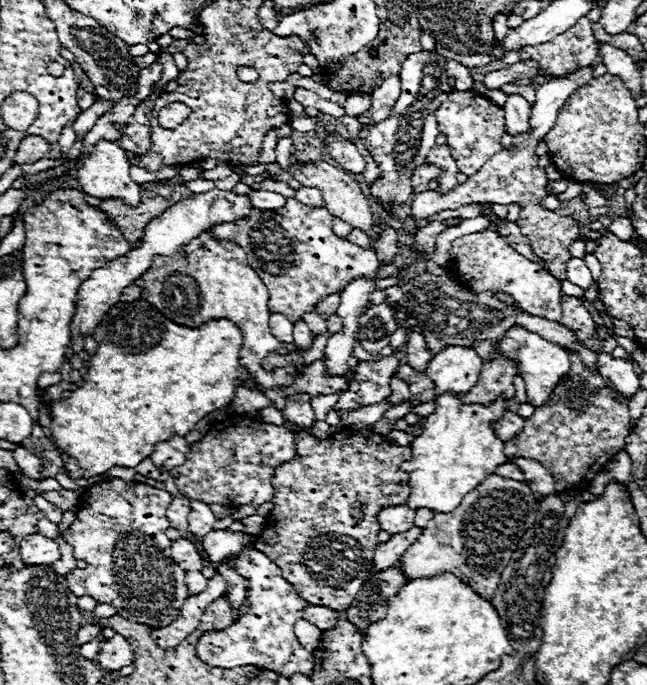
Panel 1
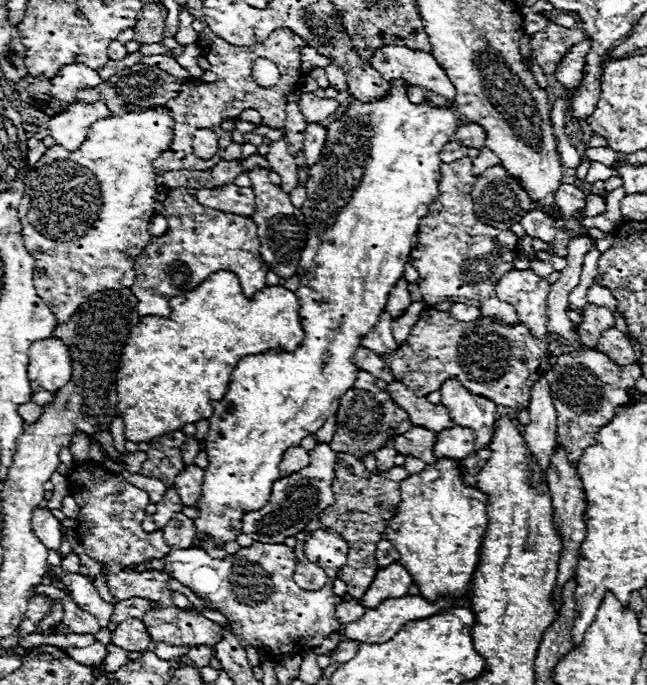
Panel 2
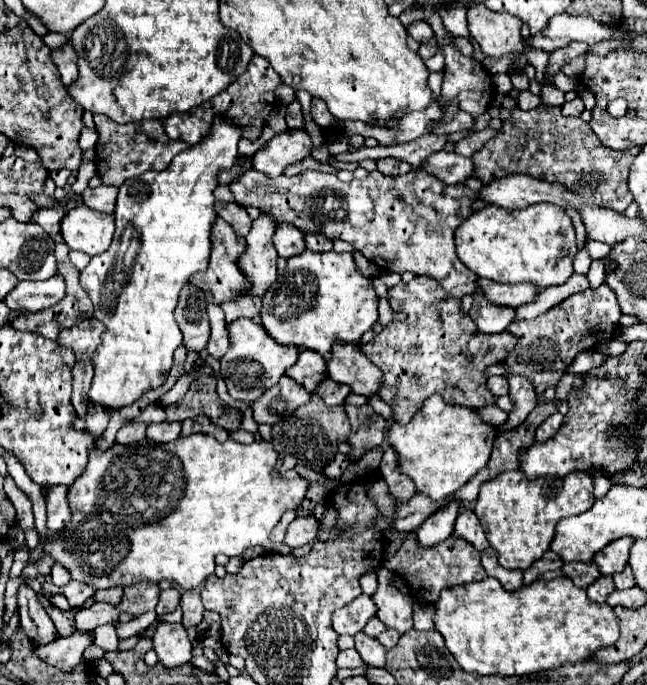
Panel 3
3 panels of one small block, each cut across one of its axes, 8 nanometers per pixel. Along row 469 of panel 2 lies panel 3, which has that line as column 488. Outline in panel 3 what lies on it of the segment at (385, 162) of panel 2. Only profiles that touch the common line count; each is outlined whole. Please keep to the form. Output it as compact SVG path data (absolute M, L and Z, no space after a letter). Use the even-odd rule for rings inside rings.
M534 204L524 210L506 210L500 206L486 206L484 210L476 210L468 220L460 224L456 230L456 254L464 266L468 266L476 276L490 278L502 284L520 284L530 282L538 290L544 290L554 284L564 284L572 276L572 260L576 248L576 232L570 216L564 208L554 204Z

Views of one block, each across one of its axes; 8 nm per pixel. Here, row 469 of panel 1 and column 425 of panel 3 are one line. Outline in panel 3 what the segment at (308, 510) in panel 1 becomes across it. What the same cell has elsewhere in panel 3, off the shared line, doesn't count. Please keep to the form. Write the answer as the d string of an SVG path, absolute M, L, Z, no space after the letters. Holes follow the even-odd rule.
M414 276L414 280L408 284L400 282L388 290L388 296L390 296L390 306L398 312L404 312L406 318L382 328L382 332L376 334L372 342L362 346L362 352L384 374L382 388L378 394L392 408L394 412L392 420L398 424L410 422L410 418L420 408L420 404L432 394L440 394L448 404L458 404L468 408L482 408L482 406L494 404L494 396L486 388L484 370L490 364L502 362L514 350L516 338L508 330L500 332L498 336L486 336L478 332L470 316L460 310L460 300L448 296L430 276Z

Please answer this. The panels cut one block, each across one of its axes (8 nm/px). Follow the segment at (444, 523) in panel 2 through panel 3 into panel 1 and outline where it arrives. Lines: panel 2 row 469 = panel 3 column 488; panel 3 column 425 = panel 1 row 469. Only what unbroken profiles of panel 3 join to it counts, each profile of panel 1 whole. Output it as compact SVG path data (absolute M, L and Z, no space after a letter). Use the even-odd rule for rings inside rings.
M444 392L434 400L436 408L424 418L422 434L410 444L412 460L404 462L400 468L410 474L412 494L406 500L410 508L430 508L434 512L452 512L460 500L476 488L494 468L506 464L504 442L496 436L492 422L500 420L508 410L508 400L496 396L488 406L484 404L464 404L460 394Z

